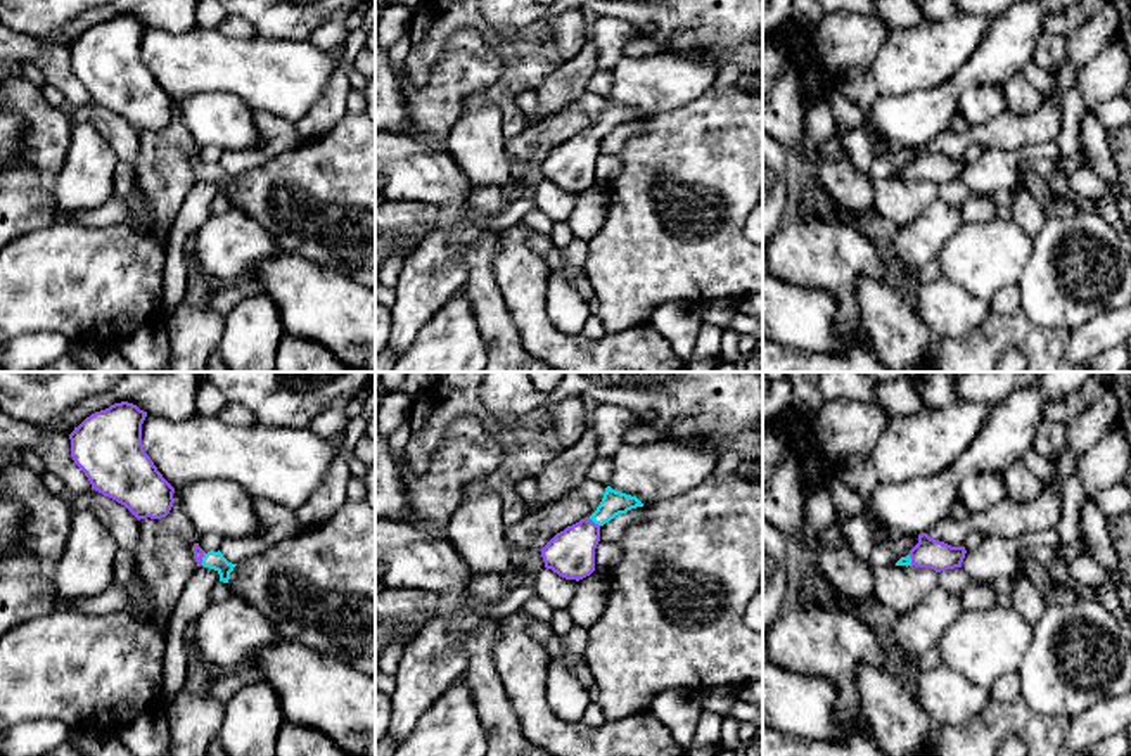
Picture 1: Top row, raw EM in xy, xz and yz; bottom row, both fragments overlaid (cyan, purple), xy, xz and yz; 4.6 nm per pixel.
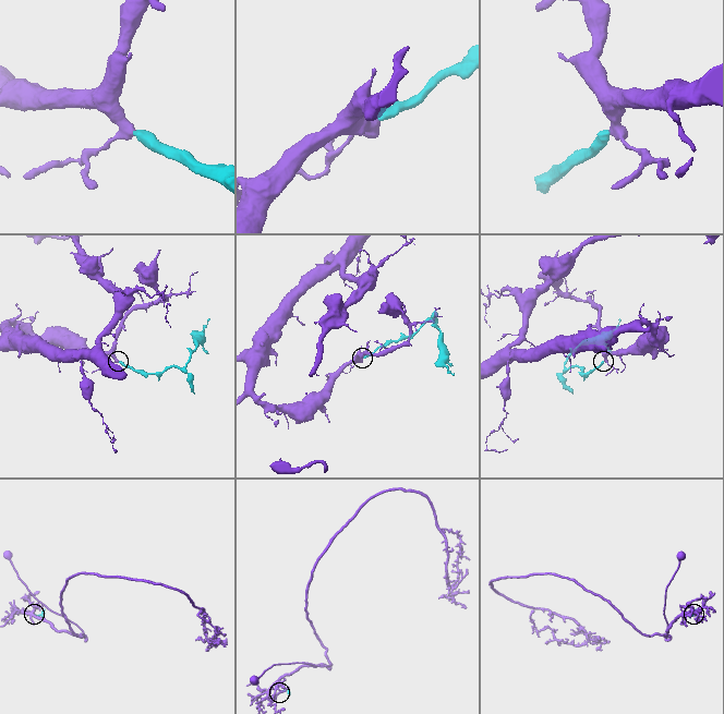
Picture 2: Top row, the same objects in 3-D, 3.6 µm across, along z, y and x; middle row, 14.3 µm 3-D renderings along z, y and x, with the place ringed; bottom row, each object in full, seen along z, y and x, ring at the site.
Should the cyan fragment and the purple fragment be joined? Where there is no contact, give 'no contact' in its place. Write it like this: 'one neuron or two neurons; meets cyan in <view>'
one neuron; meets cyan in xz

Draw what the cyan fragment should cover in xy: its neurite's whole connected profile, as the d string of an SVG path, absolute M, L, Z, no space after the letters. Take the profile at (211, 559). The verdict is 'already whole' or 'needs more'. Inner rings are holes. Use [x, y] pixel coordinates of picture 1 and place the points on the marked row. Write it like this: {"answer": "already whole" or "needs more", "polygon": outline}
{"answer": "needs more", "polygon": "M194 543L194 559L199 566L211 567L220 574L220 581L228 583L230 573L237 564L228 562L223 554L218 552L204 552L199 543Z"}

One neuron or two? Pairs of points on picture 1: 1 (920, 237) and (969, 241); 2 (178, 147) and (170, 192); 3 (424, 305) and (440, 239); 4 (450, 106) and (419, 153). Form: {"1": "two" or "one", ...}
{"1": "two", "2": "one", "3": "one", "4": "two"}

